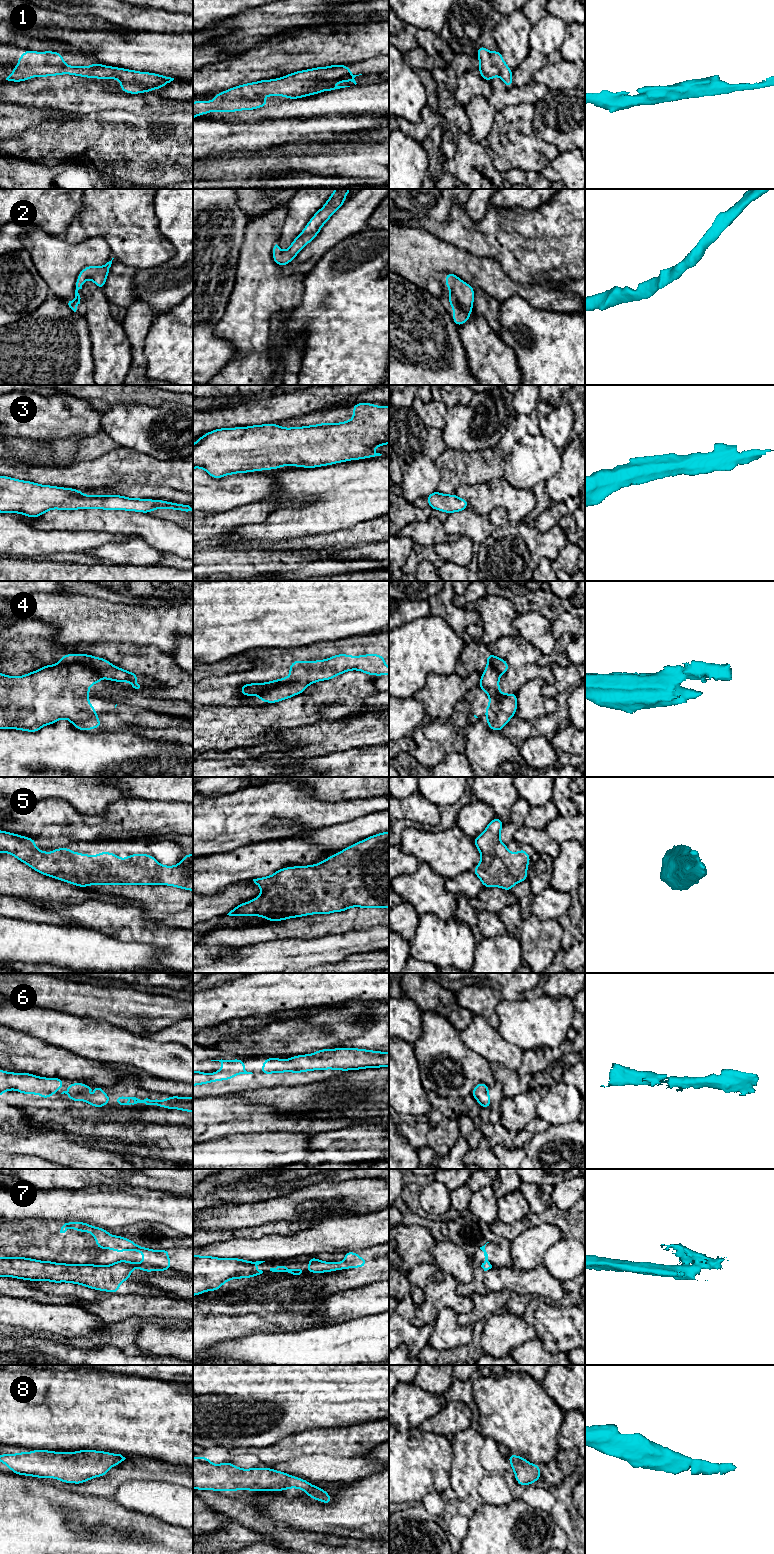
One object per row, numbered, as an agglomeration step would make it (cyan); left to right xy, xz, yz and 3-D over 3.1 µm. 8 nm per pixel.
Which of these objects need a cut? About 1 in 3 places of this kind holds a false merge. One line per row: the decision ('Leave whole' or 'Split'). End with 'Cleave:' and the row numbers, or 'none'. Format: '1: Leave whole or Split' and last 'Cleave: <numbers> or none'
1: Leave whole
2: Leave whole
3: Leave whole
4: Split
5: Leave whole
6: Leave whole
7: Split
8: Leave whole
Cleave: 4, 7

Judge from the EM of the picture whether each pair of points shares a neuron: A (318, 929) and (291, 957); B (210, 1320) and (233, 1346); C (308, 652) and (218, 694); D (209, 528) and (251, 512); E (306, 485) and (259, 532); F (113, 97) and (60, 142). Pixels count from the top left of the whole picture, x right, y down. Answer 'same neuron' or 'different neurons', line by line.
A: different neurons
B: different neurons
C: same neuron
D: same neuron
E: same neuron
F: different neurons

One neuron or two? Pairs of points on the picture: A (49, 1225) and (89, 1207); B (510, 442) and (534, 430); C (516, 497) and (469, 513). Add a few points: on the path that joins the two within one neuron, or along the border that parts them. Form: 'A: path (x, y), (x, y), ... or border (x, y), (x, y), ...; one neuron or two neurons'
A: border (35, 1218), (58, 1221); two neurons
B: path (515, 436), (523, 428), (528, 428); one neuron
C: border (469, 505), (477, 513), (487, 516); two neurons

